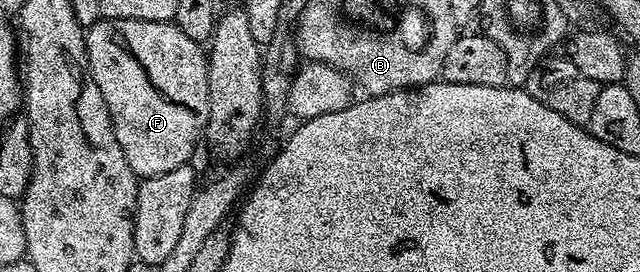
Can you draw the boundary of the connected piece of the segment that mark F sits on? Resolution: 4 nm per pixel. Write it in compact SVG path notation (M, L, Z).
M102 19L88 26L85 34L85 50L89 56L89 73L95 79L99 91L109 108L109 115L113 118L115 139L119 139L119 147L131 167L131 171L138 178L163 175L167 171L175 171L175 167L190 164L193 152L197 149L197 140L202 140L205 126L209 123L209 58L206 50L195 39L187 39L183 31L173 21L140 21L139 19Z

